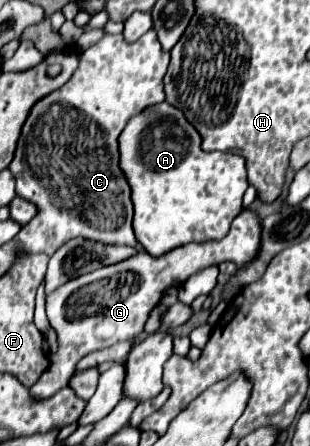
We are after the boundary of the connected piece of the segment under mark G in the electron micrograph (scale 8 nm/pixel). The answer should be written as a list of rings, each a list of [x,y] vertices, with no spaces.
[[[241,211],[231,223],[231,231],[221,241],[207,243],[191,243],[165,253],[163,257],[149,257],[147,253],[139,253],[123,263],[101,267],[93,273],[75,277],[61,287],[57,287],[51,295],[45,297],[45,311],[51,327],[57,333],[59,349],[51,357],[49,369],[39,377],[39,381],[31,387],[31,397],[51,397],[59,389],[63,389],[76,365],[89,353],[97,349],[111,347],[119,341],[127,341],[137,337],[143,331],[149,313],[161,301],[165,289],[183,285],[191,273],[197,273],[209,265],[219,265],[221,261],[233,261],[239,269],[255,259],[261,241],[261,221],[251,211]]]

